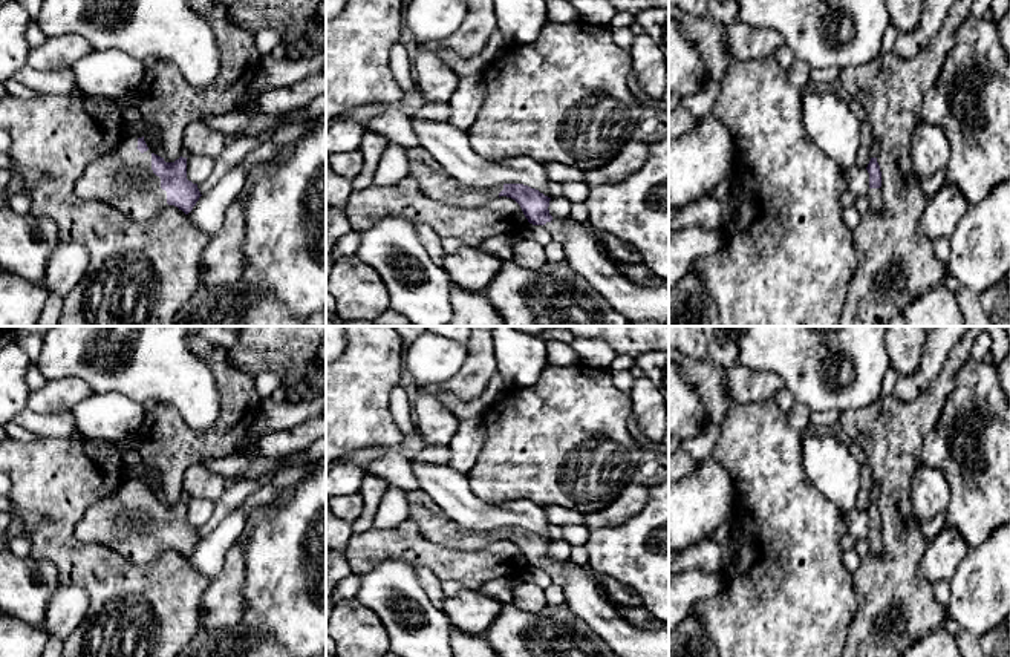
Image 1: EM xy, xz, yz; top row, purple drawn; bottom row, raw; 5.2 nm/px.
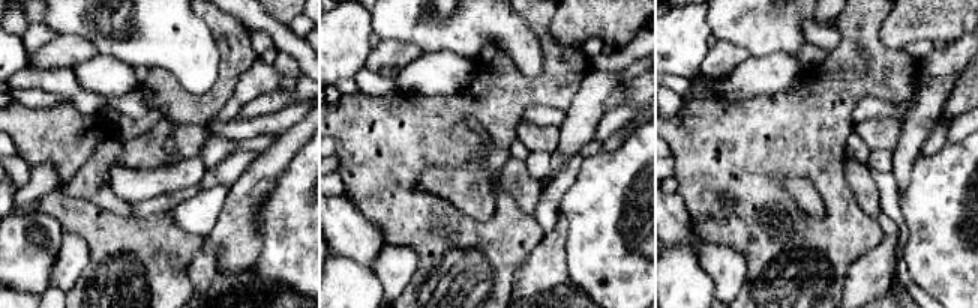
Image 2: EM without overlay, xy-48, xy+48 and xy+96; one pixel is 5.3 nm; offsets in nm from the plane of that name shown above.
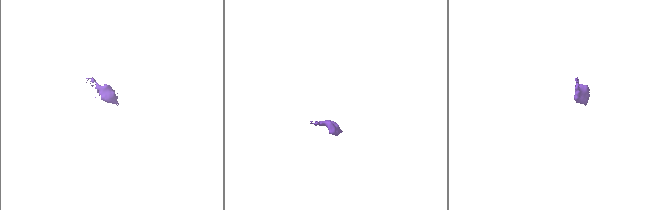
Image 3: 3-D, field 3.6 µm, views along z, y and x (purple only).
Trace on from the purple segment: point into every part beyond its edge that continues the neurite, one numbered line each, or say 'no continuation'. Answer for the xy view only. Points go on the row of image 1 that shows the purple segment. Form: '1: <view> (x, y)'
1: xy (124, 179)

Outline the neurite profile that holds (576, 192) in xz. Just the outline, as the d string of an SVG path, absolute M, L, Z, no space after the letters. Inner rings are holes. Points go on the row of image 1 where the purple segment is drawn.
M563 182L563 198L571 202L585 202L591 191L586 182Z

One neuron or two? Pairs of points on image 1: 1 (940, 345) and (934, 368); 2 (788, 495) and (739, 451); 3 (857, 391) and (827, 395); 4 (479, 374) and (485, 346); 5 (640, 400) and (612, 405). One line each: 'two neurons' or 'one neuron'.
1: one neuron
2: one neuron
3: one neuron
4: one neuron
5: two neurons

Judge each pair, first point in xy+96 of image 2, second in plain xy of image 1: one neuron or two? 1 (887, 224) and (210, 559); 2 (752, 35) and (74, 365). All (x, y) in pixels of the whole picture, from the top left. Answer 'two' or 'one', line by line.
1: one
2: one

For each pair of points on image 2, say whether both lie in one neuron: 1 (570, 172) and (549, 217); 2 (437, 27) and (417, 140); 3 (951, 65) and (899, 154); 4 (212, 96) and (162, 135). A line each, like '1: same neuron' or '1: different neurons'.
1: same neuron
2: different neurons
3: same neuron
4: different neurons

